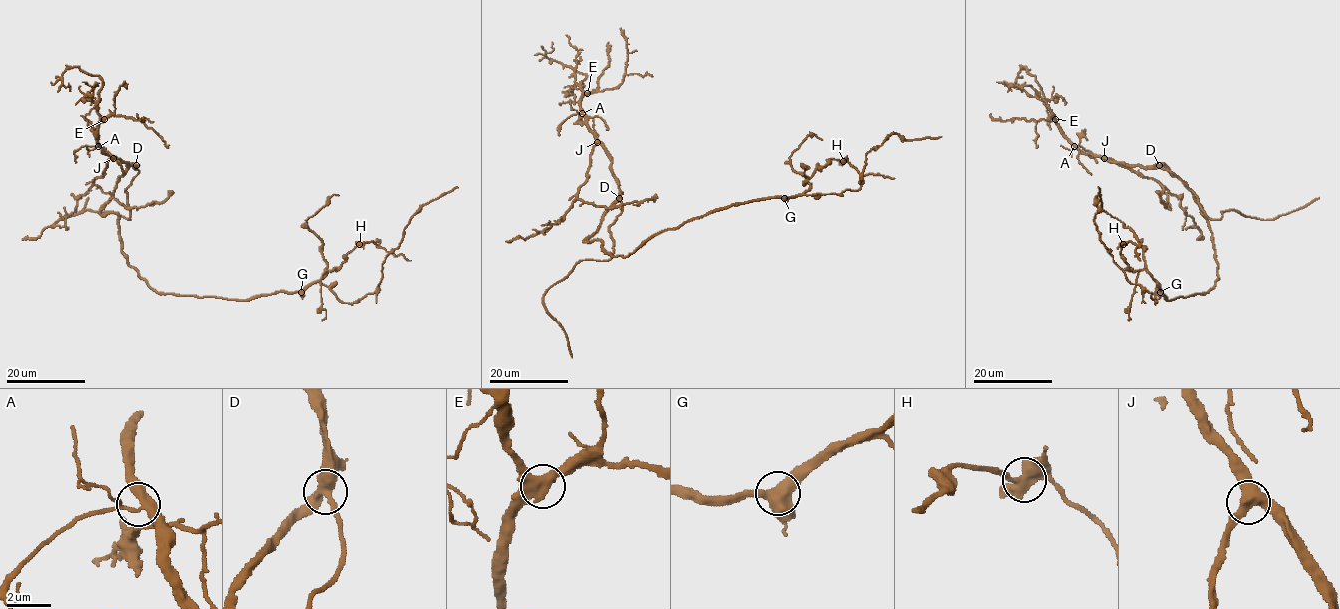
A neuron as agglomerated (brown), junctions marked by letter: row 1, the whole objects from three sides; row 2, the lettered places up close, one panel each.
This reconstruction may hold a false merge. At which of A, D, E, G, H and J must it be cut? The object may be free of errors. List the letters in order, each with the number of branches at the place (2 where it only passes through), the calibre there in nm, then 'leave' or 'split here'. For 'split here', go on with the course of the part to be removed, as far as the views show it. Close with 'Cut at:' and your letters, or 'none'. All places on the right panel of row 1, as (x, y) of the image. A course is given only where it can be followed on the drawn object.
A: 3 branches meet; 360 nm thick; leave
D: 3 branches meet; 400 nm thick; leave
E: 3 branches meet; 440 nm thick; leave
G: 3 branches meet; 550 nm thick; leave
H: 3 branches meet; 480 nm thick; leave
J: 3 branches meet; 440 nm thick; leave
Cut at: none

